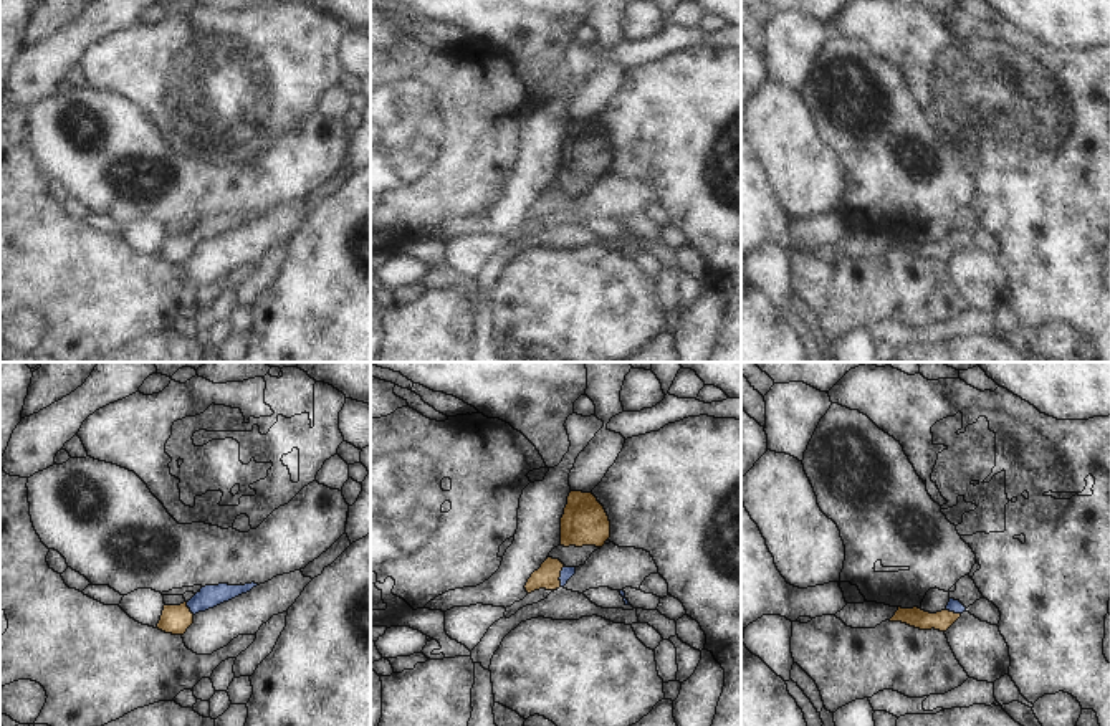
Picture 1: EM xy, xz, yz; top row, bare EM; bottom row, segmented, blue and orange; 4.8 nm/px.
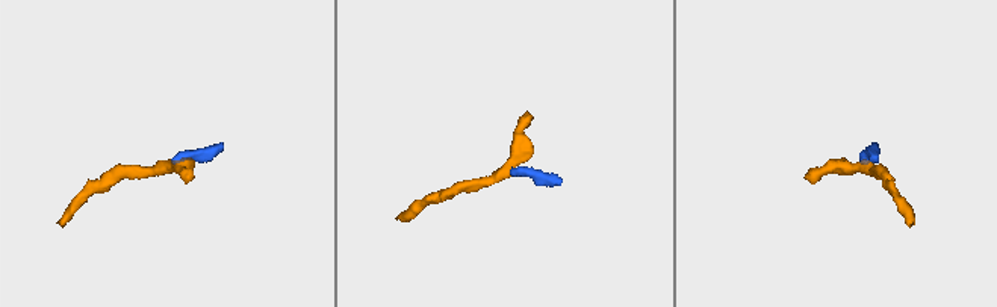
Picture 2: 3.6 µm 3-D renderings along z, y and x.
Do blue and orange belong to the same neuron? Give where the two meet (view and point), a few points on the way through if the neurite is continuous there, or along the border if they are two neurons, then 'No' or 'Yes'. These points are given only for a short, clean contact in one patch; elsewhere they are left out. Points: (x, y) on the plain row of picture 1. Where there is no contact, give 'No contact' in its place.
Touches blue at xz (561, 205). Path across: xz (566, 202), (561, 205), (548, 204). Yes.

